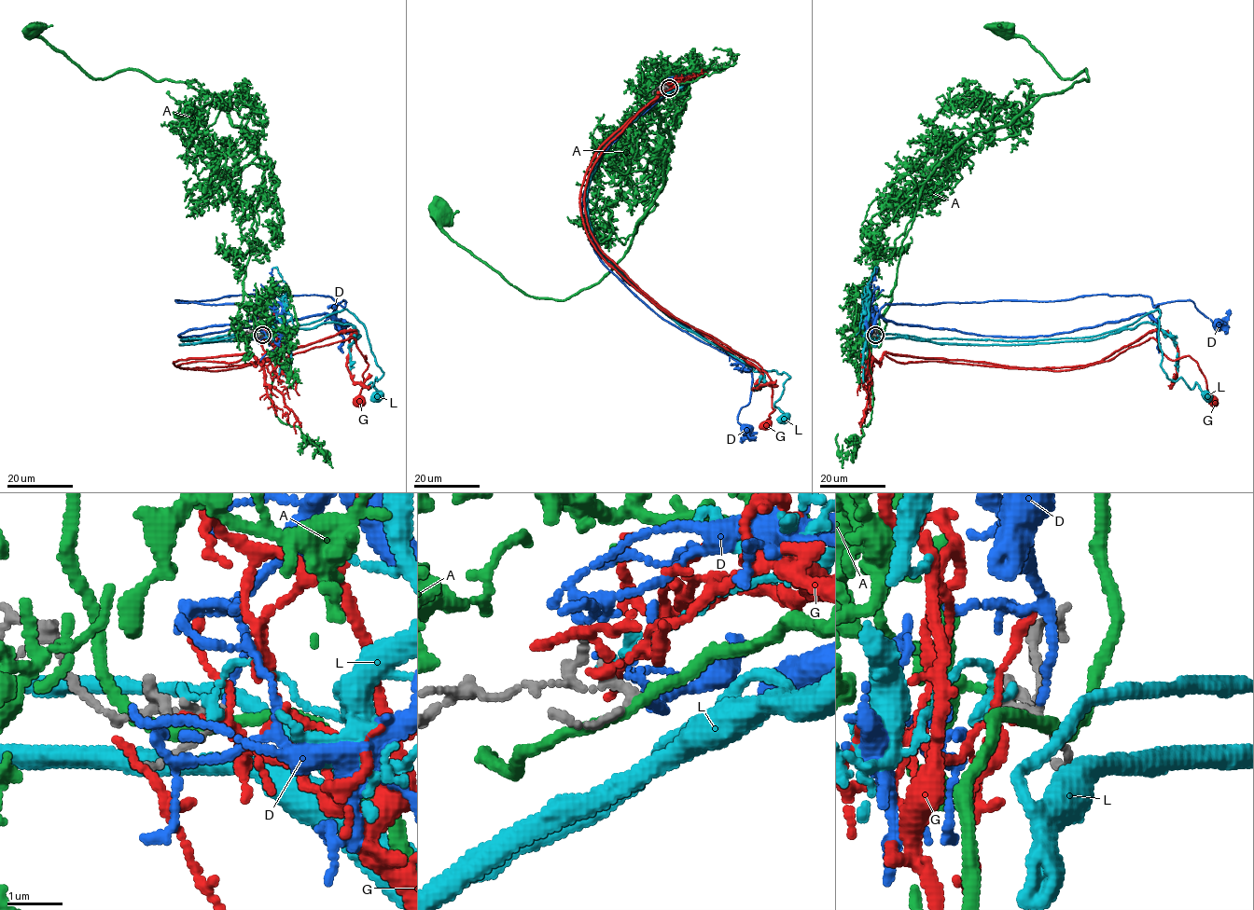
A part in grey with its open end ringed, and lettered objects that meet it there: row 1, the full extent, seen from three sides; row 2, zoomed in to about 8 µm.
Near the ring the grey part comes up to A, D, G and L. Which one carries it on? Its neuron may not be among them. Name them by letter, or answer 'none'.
D

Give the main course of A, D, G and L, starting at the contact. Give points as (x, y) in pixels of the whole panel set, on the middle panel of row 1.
A: (668, 88), (648, 102), (670, 136), (663, 184), (596, 283), (564, 300), (529, 296), (458, 246), (440, 214)
D: (669, 87), (602, 155), (582, 222), (599, 259), (658, 314), (750, 365), (737, 417), (745, 431)
G: (667, 87), (680, 81), (594, 164), (587, 224), (597, 246), (662, 307), (762, 368), (773, 409), (766, 424)
L: (667, 86), (690, 79), (604, 147), (592, 236), (682, 326), (786, 373), (783, 418)

